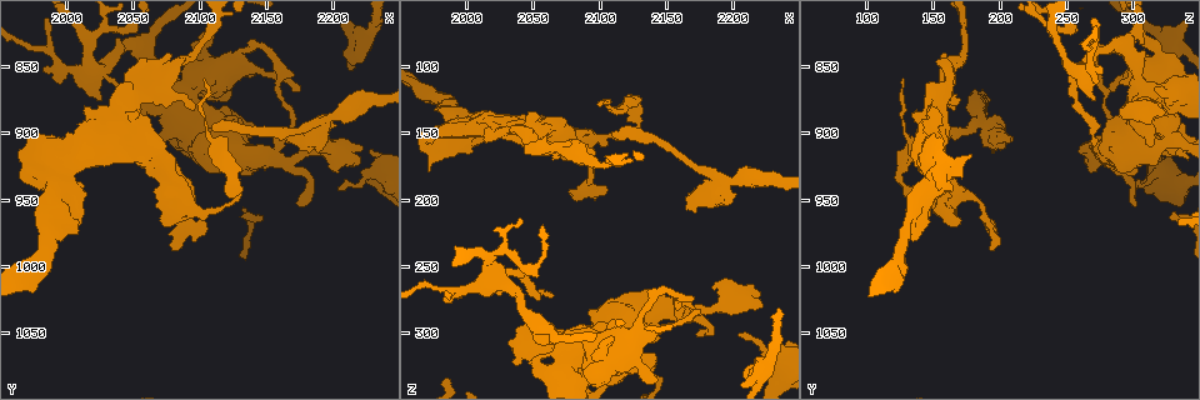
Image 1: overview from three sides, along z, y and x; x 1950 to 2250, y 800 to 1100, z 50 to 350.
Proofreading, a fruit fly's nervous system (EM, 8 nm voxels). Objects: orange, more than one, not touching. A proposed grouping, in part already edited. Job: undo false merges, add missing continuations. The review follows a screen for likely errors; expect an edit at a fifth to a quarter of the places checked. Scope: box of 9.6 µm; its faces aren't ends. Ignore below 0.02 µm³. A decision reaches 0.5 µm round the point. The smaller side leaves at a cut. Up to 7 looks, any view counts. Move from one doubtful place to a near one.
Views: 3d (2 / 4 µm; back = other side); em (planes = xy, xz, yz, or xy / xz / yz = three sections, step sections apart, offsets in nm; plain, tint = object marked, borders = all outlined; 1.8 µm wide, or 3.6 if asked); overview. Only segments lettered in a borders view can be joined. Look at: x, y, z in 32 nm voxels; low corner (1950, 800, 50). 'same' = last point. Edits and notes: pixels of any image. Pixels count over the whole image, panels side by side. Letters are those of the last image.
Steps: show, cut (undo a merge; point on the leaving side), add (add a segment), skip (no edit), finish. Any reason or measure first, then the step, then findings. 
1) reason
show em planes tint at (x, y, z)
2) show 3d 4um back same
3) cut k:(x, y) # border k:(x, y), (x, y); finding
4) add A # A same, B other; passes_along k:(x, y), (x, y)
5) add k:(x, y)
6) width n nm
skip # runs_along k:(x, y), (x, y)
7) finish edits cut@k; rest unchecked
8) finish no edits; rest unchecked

show 3d 4um at (2058, 838, 298)

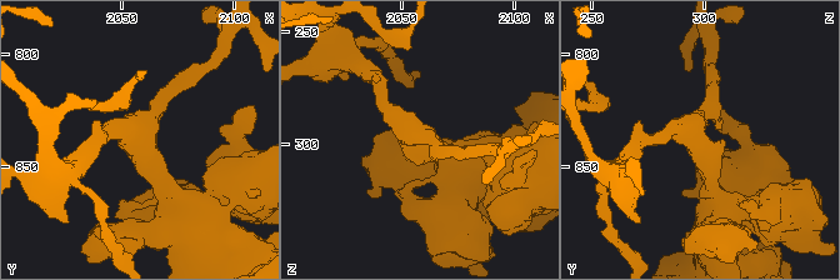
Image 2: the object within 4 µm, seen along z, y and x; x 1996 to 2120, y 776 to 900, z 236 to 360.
arms 3; arm_widths 200, 220, 240 nm
show em planes tint at (2055, 837, 296)

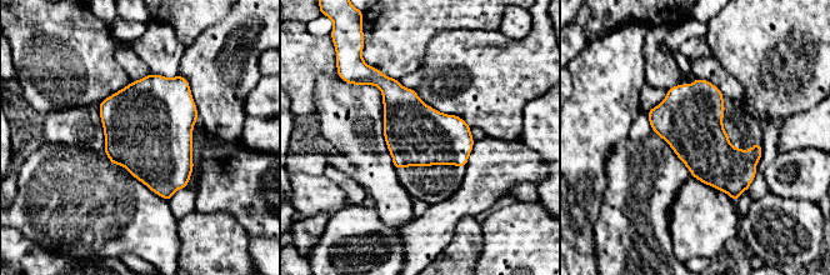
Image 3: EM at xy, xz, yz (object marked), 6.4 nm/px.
what lies round it
show em planes borders same

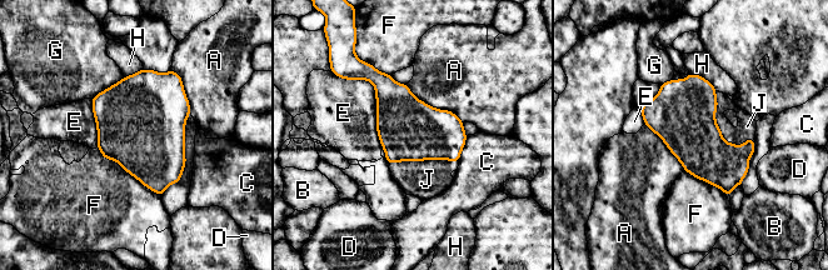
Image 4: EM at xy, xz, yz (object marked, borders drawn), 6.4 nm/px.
width 400 nm
add J # A other, B other, C other, D other, E other, F other, G other, H other, J same; it goes on there

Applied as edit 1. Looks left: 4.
show overview

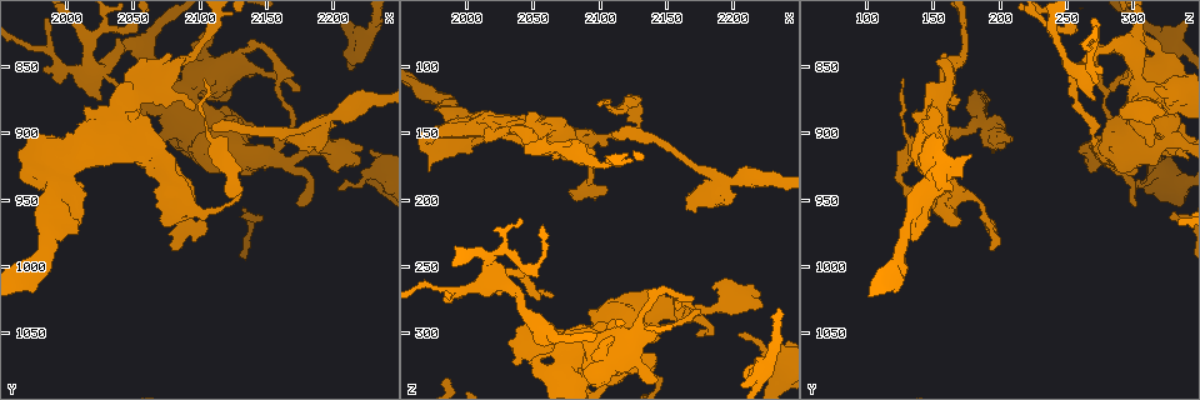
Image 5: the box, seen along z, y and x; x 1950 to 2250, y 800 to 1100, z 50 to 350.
long arm stops here
show em xz step 4 tint at (2112, 894, 148)

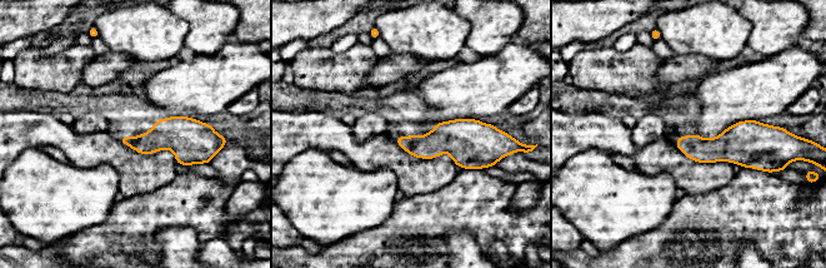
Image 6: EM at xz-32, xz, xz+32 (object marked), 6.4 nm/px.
another direction
show em planes borders same

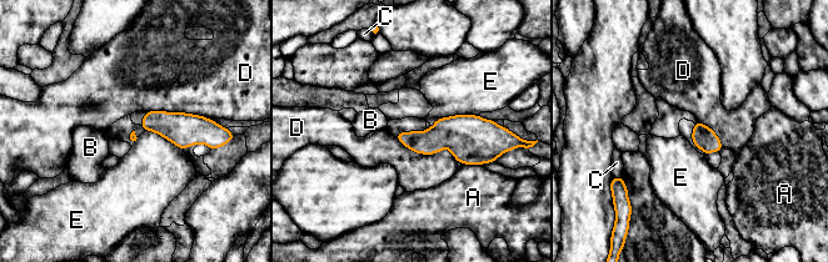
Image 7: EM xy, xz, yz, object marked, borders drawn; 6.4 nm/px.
skip # A other, B other, C other, D other, E other; border 7:(477, 114), (442, 116), (429, 129); none of them fits

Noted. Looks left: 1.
finish edits add@4; rest unchecked

